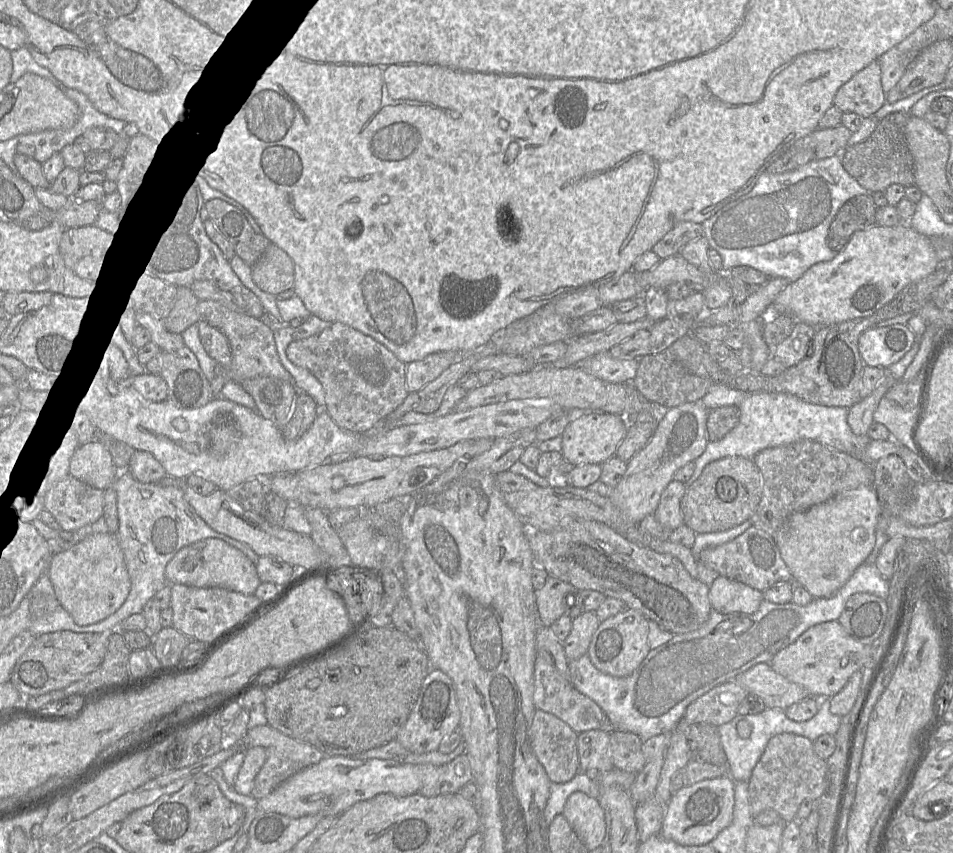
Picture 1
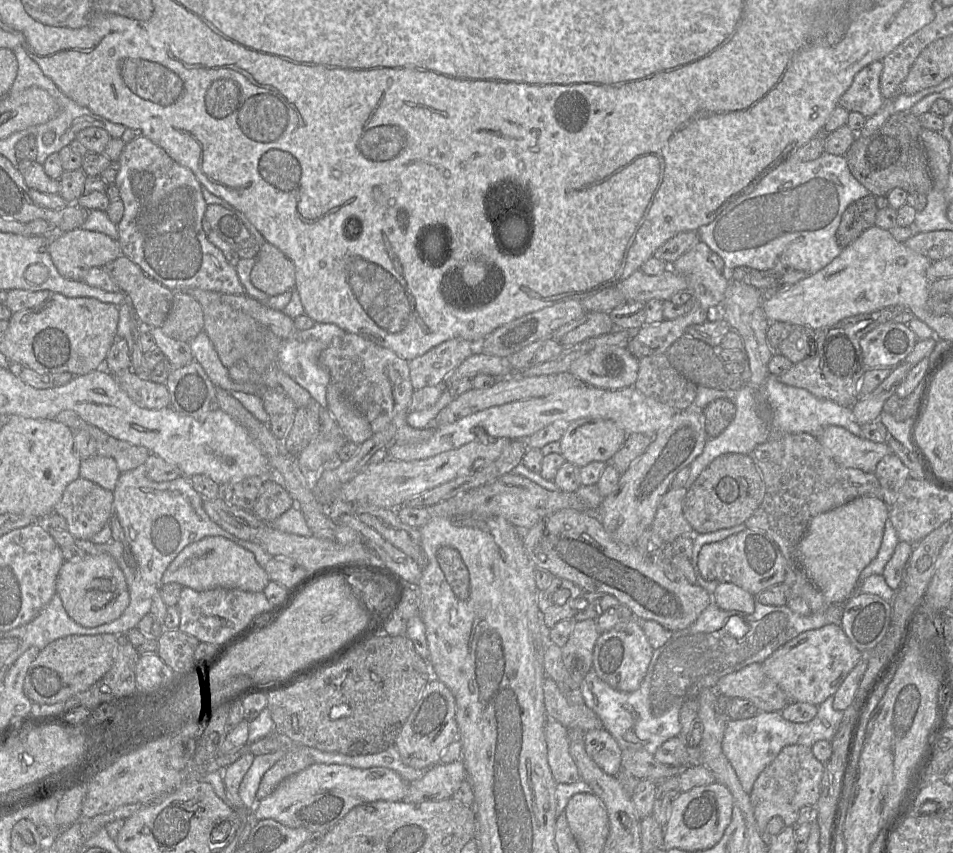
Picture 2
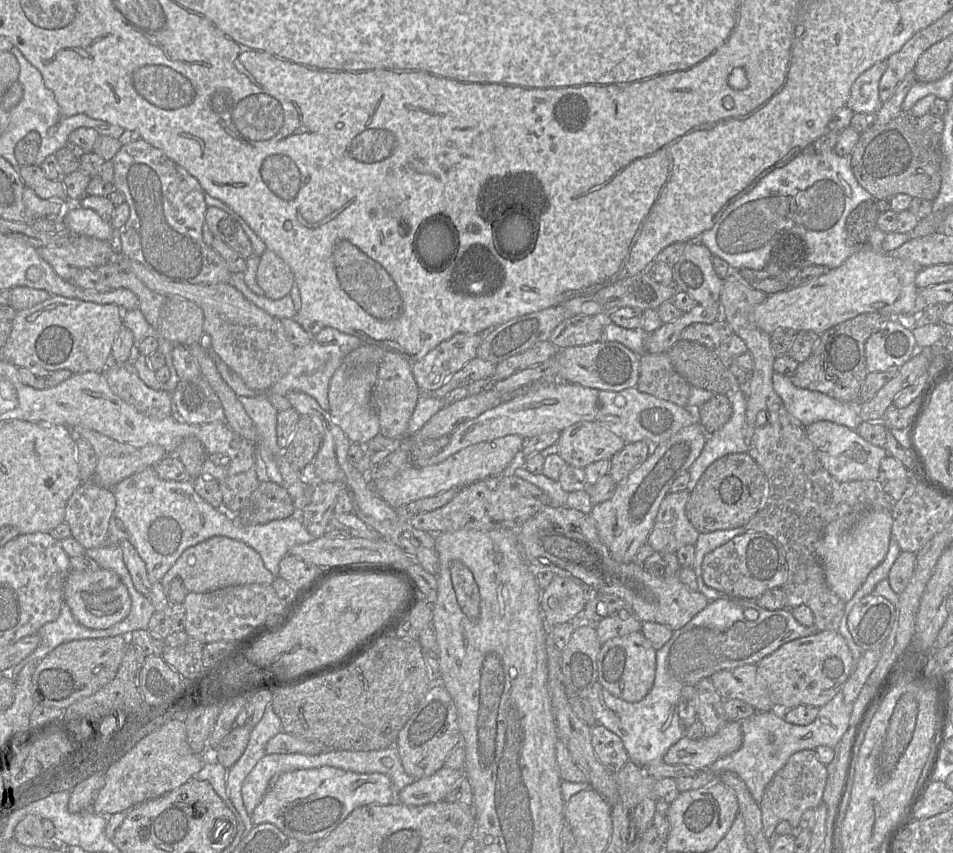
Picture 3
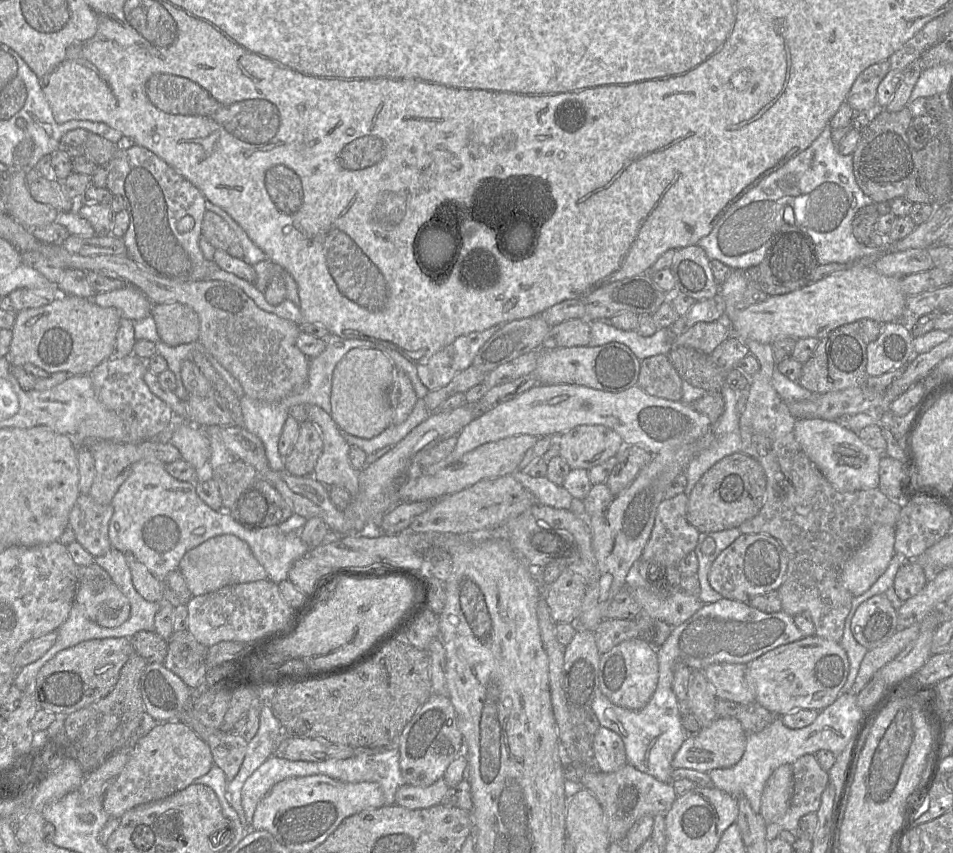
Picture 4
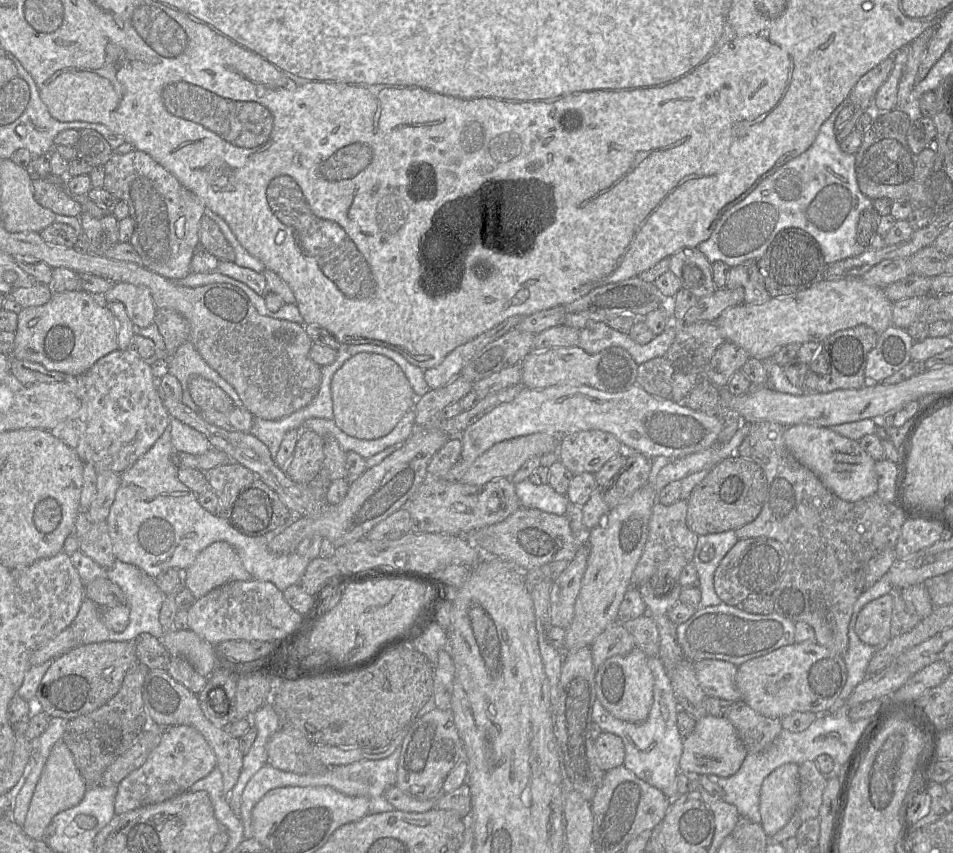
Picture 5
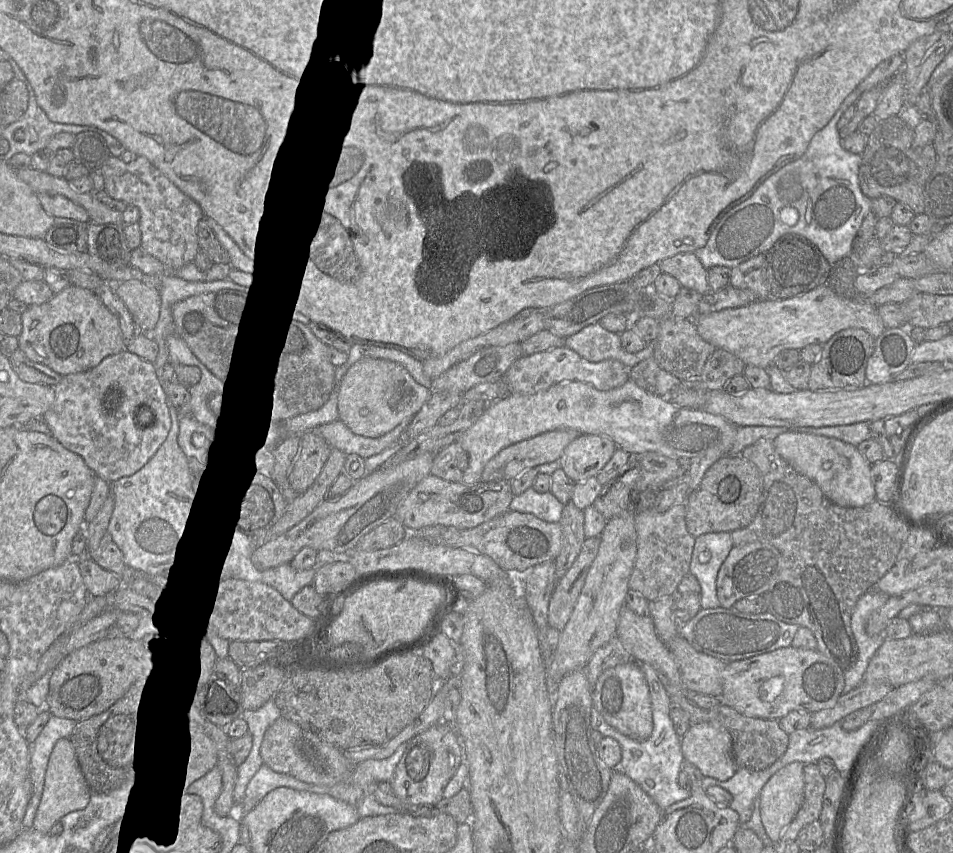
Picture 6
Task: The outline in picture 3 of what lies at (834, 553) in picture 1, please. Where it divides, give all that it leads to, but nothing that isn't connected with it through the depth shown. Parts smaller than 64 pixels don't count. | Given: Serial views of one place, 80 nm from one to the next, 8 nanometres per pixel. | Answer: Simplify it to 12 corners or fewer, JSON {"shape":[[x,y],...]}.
{"shape":[[892,513],[824,533],[817,558],[845,603],[886,557]]}

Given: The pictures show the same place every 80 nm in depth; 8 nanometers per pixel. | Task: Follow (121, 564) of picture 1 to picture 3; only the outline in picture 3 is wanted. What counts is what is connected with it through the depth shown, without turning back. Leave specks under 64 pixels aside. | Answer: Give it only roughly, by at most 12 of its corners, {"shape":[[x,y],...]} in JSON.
{"shape":[[71,569],[63,597],[76,621],[106,629],[127,617],[115,572]]}

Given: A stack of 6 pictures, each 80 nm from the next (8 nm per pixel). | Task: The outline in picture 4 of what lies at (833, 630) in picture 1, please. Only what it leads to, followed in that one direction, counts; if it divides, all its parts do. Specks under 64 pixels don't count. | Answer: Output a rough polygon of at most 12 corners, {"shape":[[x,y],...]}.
{"shape":[[816,635],[746,664],[755,702],[776,716],[821,711],[849,673]]}

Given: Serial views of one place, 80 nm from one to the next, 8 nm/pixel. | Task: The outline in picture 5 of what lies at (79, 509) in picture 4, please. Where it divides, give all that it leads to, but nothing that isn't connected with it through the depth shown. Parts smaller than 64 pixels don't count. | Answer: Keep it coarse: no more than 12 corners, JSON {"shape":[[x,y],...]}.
{"shape":[[79,511],[79,549],[105,569],[116,557],[107,521]]}

